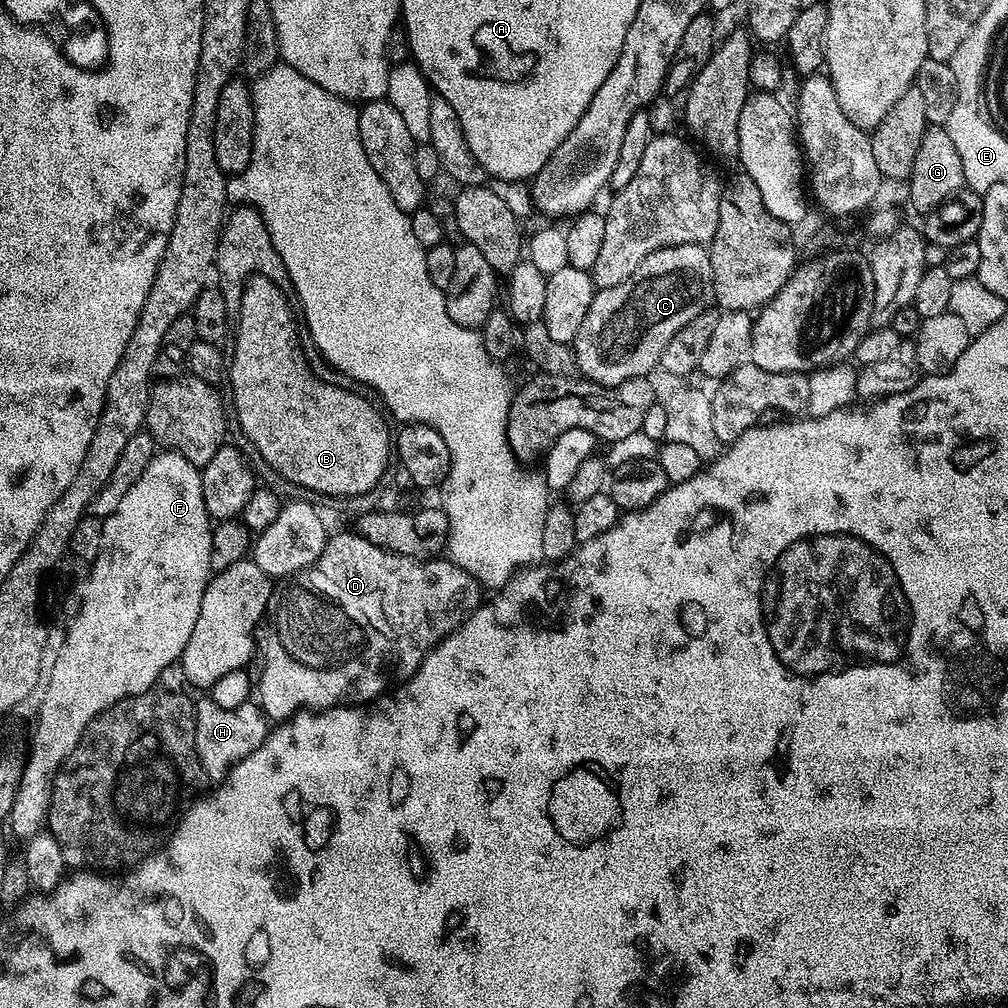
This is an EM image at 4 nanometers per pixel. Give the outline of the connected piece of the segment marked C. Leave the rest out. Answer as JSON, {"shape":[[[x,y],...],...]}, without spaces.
{"shape":[[[683,244],[651,252],[640,261],[634,279],[629,278],[618,282],[618,286],[599,289],[590,302],[590,310],[586,310],[586,318],[570,345],[575,353],[575,367],[579,375],[604,388],[613,388],[635,376],[647,377],[648,371],[659,365],[666,350],[666,342],[670,342],[670,338],[674,338],[674,334],[678,334],[678,330],[682,330],[690,318],[698,318],[698,314],[709,311],[714,300],[713,290],[711,254],[705,245]]]}

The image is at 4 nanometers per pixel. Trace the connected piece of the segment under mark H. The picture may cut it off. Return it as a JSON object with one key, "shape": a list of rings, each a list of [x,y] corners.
{"shape":[[[210,698],[197,699],[196,706],[196,749],[198,758],[204,767],[205,777],[209,781],[219,782],[227,776],[242,758],[246,758],[267,738],[270,731],[270,721],[260,711],[259,703],[249,702],[234,710],[222,710]]]}

